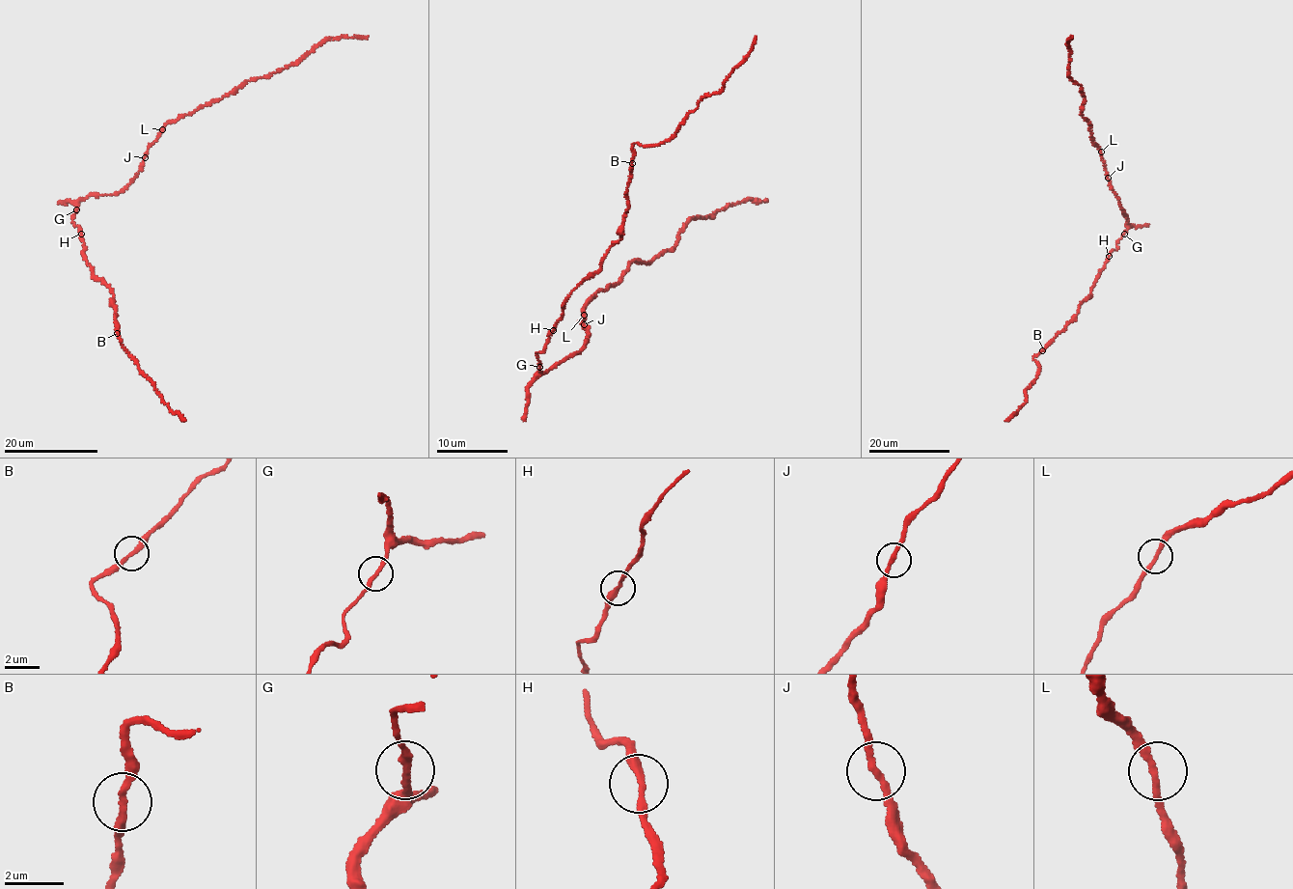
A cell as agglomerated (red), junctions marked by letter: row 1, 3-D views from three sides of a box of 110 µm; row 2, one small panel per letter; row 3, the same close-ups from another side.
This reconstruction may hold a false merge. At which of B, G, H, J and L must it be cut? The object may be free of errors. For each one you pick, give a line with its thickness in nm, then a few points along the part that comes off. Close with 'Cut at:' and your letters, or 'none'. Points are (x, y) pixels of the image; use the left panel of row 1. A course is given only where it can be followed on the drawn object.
Cut at: none

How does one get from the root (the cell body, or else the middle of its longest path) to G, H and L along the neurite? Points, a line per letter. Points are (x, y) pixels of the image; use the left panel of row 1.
G: (85, 199), (76, 210)
H: (85, 199), (80, 202), (72, 218), (81, 234)
L: (85, 199), (91, 195), (117, 194), (124, 187), (140, 170), (147, 150), (162, 129)

